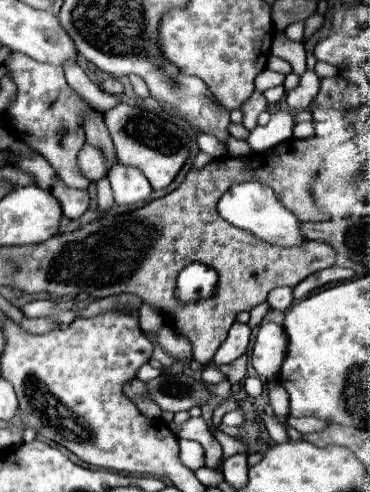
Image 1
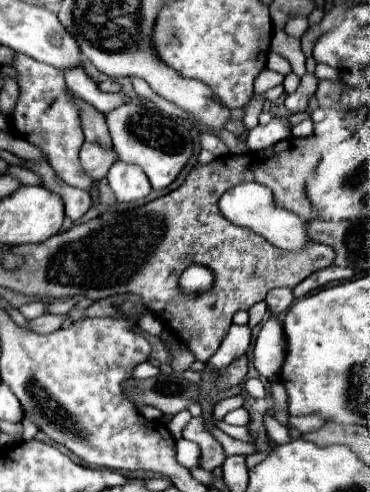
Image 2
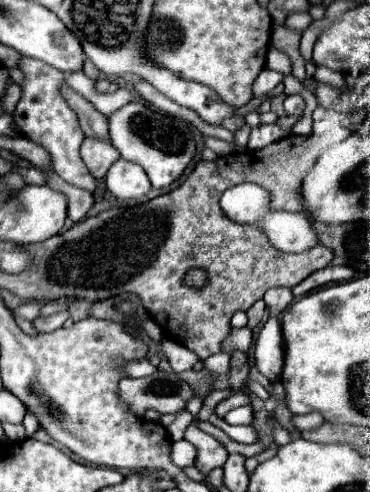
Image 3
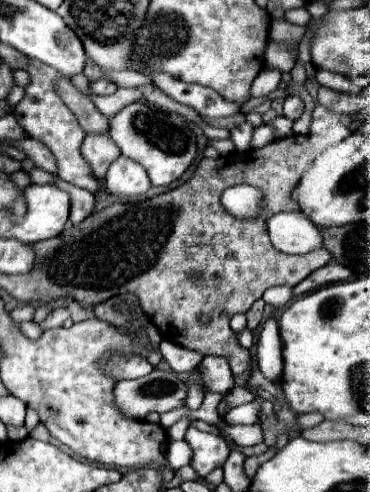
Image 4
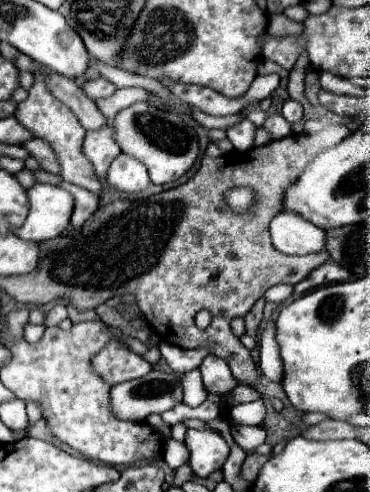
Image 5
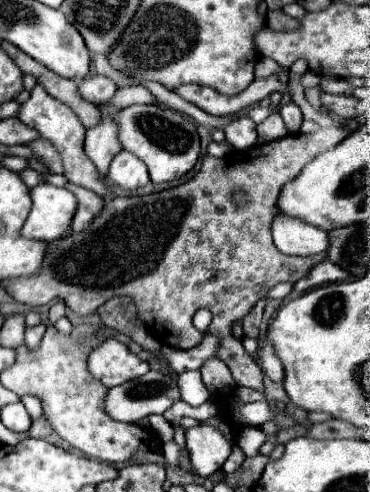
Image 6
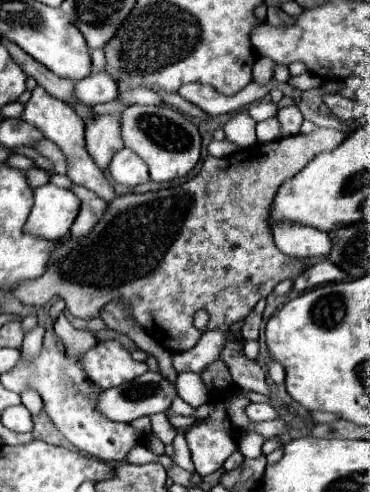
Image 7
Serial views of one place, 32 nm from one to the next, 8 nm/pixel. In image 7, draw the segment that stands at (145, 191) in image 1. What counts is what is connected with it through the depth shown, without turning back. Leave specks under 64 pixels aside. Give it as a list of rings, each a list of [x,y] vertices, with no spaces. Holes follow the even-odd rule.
[[[122,148],[112,156],[112,162],[108,166],[112,178],[126,186],[136,186],[142,182],[148,182],[148,166],[144,160],[132,152],[130,148]]]

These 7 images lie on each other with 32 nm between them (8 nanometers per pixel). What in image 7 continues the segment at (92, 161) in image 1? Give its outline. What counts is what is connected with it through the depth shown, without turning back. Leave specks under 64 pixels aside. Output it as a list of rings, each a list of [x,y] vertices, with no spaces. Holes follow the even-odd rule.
[[[94,114],[86,124],[86,148],[96,164],[106,170],[110,158],[122,148],[120,116],[118,114]]]

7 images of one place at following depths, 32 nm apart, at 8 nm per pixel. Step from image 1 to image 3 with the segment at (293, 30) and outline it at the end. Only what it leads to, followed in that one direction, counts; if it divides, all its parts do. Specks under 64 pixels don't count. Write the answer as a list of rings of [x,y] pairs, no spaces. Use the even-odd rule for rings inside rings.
[[[290,12],[286,18],[286,26],[296,28],[296,30],[306,30],[310,26],[312,18],[308,12]]]

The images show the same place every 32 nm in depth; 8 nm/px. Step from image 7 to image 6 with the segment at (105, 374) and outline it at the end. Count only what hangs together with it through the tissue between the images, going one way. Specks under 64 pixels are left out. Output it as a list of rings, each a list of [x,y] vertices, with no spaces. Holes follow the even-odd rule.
[[[106,340],[88,354],[88,370],[106,388],[128,382],[148,372],[148,362],[138,360],[118,340]]]

